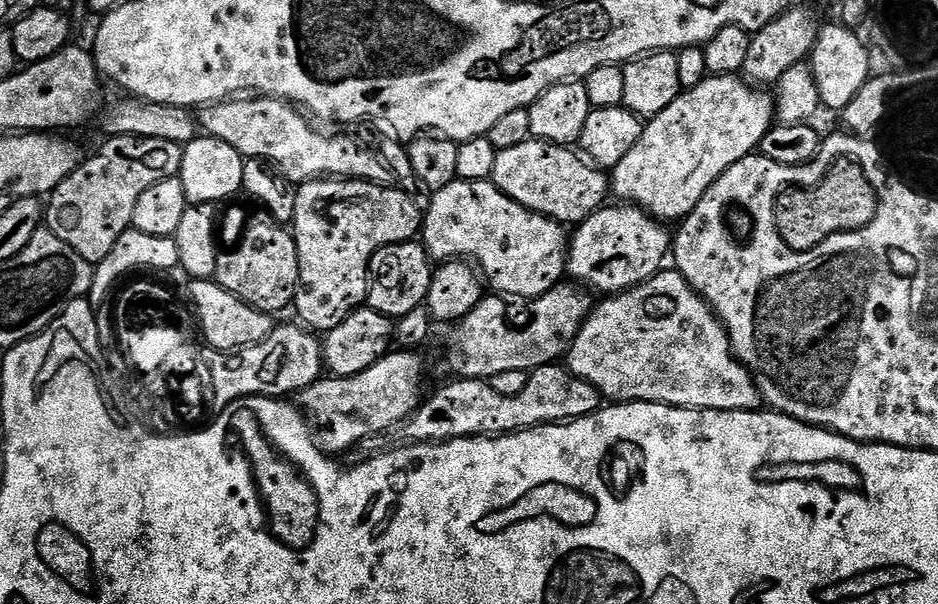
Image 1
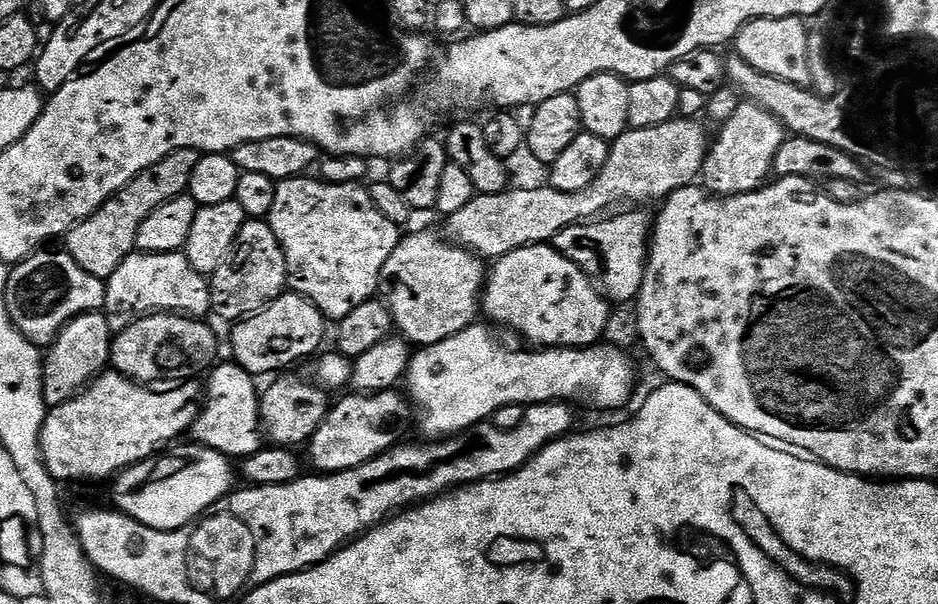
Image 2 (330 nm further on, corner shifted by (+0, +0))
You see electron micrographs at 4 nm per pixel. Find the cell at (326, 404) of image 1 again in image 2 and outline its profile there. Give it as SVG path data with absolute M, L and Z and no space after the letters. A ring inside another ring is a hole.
M217 363L207 373L208 388L206 384L206 395L202 400L200 416L194 422L190 436L204 449L209 448L229 458L253 456L262 447L260 422L262 392L259 387L256 389L257 377L251 376L241 364L227 363Z

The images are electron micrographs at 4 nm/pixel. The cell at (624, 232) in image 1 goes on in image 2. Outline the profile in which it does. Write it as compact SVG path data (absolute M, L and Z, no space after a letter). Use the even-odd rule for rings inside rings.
M551 243L526 246L525 248L519 248L510 254L500 257L499 260L495 261L495 263L491 265L490 271L486 276L486 283L482 293L483 315L488 315L489 318L487 317L487 319L491 321L493 325L496 323L501 324L501 326L504 328L513 328L514 331L521 332L526 339L533 340L533 342L536 343L533 345L539 346L541 349L590 348L601 343L601 341L605 339L604 331L606 331L608 328L608 307L610 307L609 301L605 299L603 295L601 295L601 293L598 291L597 285L588 279L588 275L586 275L582 269L580 269L578 266L574 266L574 262L570 262L557 250L557 248L553 248Z

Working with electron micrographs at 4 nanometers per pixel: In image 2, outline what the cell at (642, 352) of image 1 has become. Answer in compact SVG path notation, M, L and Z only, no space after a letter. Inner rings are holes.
M483 323L471 324L466 330L442 342L425 344L411 353L406 395L414 409L415 423L420 423L420 432L429 441L459 436L469 428L491 421L492 415L502 410L502 406L531 406L577 400L592 408L620 408L631 398L632 391L636 388L636 368L632 365L631 358L609 342L601 342L590 348L545 348L532 350L536 352L511 352L488 333L489 325Z

